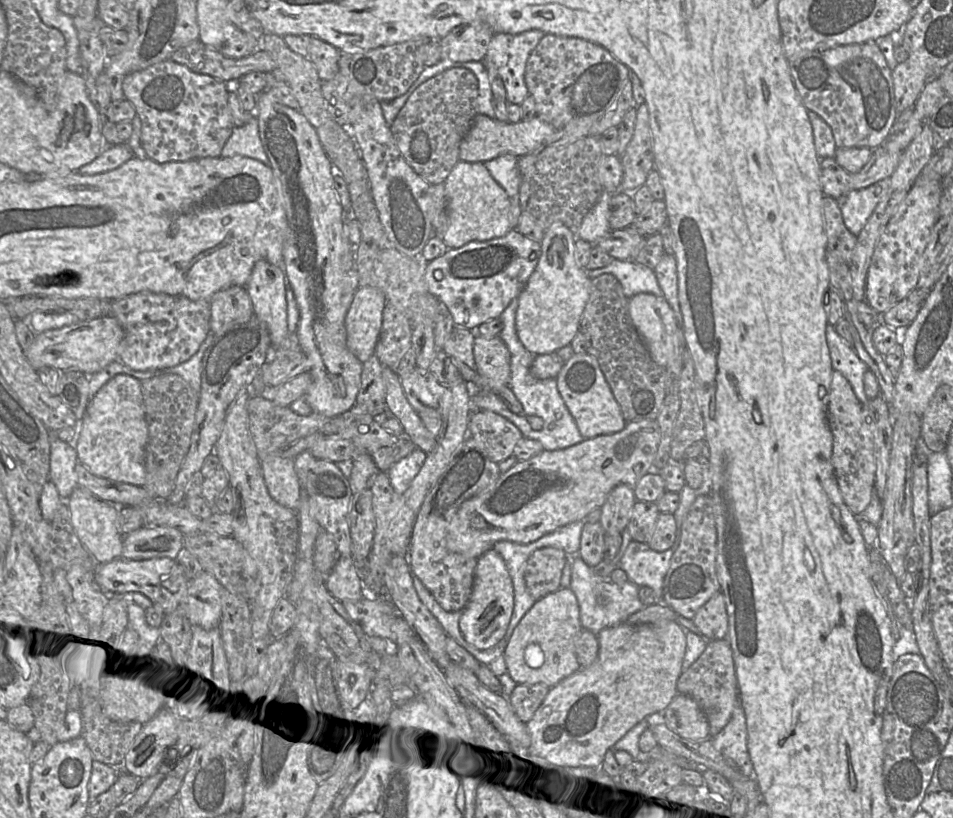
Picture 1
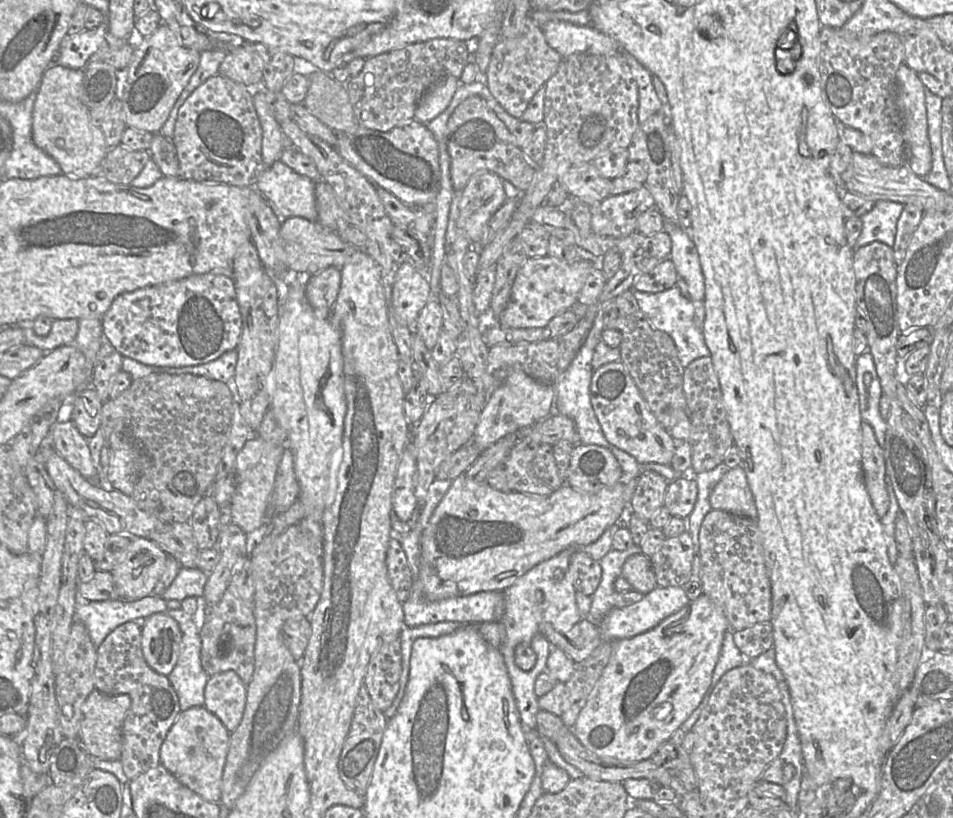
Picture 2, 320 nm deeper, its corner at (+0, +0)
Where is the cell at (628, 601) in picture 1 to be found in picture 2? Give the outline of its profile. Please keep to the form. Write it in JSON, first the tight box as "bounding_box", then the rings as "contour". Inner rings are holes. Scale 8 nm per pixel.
{"bounding_box":[598,586,690,641],"contour":[[[657,586],[651,592],[632,605],[623,608],[613,608],[598,625],[602,641],[628,639],[645,633],[656,627],[662,620],[678,612],[690,602],[682,587]]]}

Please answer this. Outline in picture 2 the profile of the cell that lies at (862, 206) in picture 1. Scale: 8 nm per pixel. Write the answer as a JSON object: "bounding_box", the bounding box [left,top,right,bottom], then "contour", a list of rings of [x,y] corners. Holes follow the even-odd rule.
{"bounding_box":[854,200,904,248],"contour":[[[881,200],[862,216],[862,231],[854,248],[860,248],[872,242],[881,242],[893,248],[897,223],[904,206],[900,203]]]}

